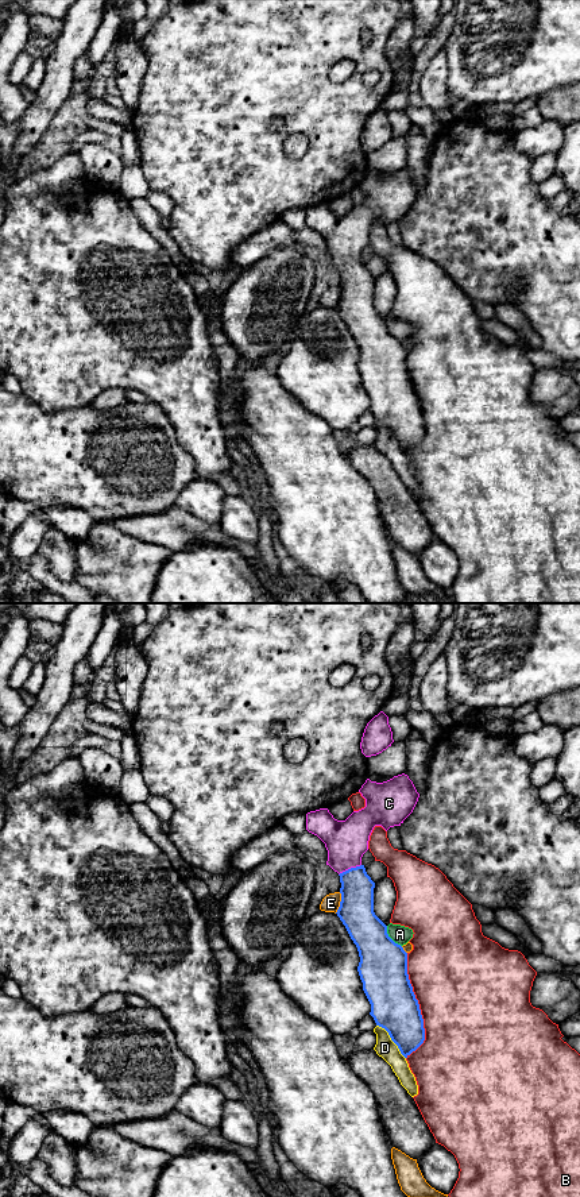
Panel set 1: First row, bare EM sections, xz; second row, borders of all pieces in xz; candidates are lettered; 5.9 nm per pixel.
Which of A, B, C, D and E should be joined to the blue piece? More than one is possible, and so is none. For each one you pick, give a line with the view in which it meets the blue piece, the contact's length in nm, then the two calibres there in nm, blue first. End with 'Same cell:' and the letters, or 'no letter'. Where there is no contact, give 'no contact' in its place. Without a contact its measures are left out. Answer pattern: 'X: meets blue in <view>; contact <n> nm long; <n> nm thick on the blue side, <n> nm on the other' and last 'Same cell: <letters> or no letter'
C: meets blue in xz; contact 150 nm long; 200 nm thick on the blue side, 260 nm on the other
Same cell: C

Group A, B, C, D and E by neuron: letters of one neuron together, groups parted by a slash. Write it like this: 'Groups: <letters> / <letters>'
Groups: A / B / C / D / E

